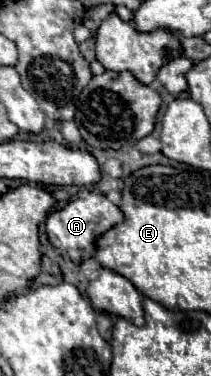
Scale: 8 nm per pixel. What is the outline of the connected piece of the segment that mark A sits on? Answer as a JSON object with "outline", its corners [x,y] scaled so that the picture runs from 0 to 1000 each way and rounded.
{"outline":[[[427,508],[408,524],[370,524],[351,535],[332,535],[313,551],[256,561],[227,572],[218,593],[209,593],[209,609],[218,609],[218,625],[246,646],[256,662],[275,662],[294,673],[294,684],[351,694],[351,699],[379,699],[398,689],[427,689],[445,662],[436,662],[436,646],[464,625],[483,625],[493,614],[512,614],[521,604],[559,598],[578,588],[578,566],[569,556],[521,540],[493,513],[474,508]]]}

